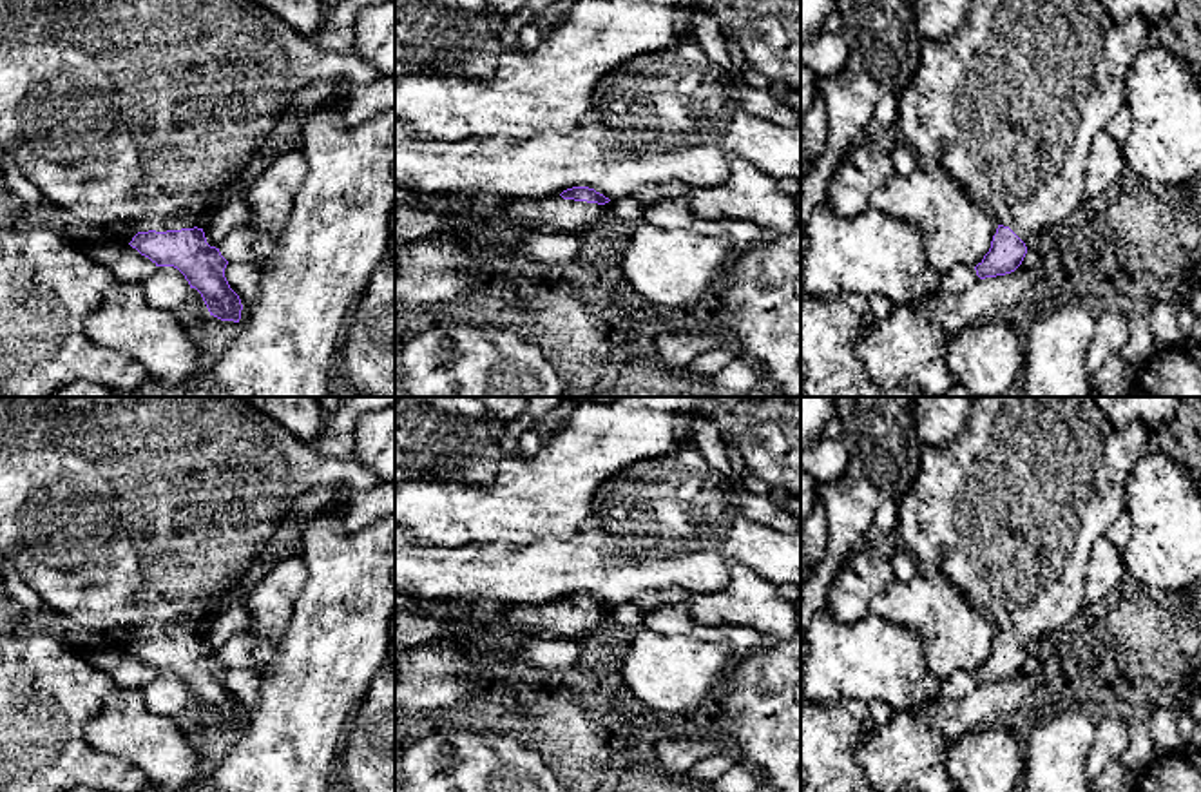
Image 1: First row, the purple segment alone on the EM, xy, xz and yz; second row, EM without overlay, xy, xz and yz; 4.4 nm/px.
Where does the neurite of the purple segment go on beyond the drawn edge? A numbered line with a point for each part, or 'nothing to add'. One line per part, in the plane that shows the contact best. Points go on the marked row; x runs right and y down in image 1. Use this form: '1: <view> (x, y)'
1: xy (133, 115)

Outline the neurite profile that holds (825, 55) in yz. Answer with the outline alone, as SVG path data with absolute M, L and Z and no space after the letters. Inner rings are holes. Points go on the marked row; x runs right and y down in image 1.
M821 29L801 47L801 62L815 78L833 76L846 67L848 45L841 33Z

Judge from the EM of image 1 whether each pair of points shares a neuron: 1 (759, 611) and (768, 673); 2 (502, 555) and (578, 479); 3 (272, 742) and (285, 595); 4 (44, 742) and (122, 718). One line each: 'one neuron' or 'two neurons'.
1: two neurons
2: two neurons
3: two neurons
4: two neurons

